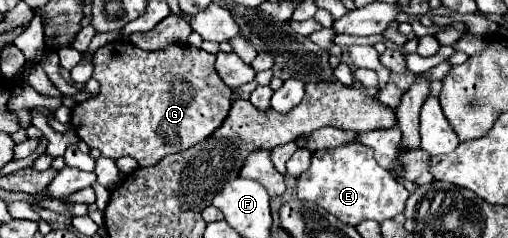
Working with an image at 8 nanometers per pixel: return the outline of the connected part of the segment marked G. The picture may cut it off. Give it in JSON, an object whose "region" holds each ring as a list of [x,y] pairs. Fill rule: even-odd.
{"region":[[[113,41],[113,43],[103,45],[103,47],[99,47],[99,49],[95,51],[93,65],[95,65],[93,77],[99,81],[101,91],[99,91],[97,97],[87,99],[87,101],[75,105],[75,109],[71,111],[71,123],[73,123],[75,131],[77,131],[77,135],[79,135],[89,147],[99,149],[101,155],[103,155],[103,157],[109,157],[109,159],[119,159],[119,157],[129,155],[129,157],[137,159],[139,167],[157,165],[165,155],[169,155],[169,153],[181,153],[181,151],[185,151],[185,149],[195,147],[199,141],[207,139],[207,137],[225,121],[225,117],[227,117],[227,113],[229,113],[229,109],[231,109],[231,87],[227,87],[227,85],[223,85],[223,81],[219,81],[219,75],[215,73],[215,55],[209,55],[209,53],[205,53],[205,51],[201,51],[201,49],[191,47],[191,45],[171,45],[171,47],[163,49],[163,51],[143,51],[143,49],[135,47],[133,43]]]}

